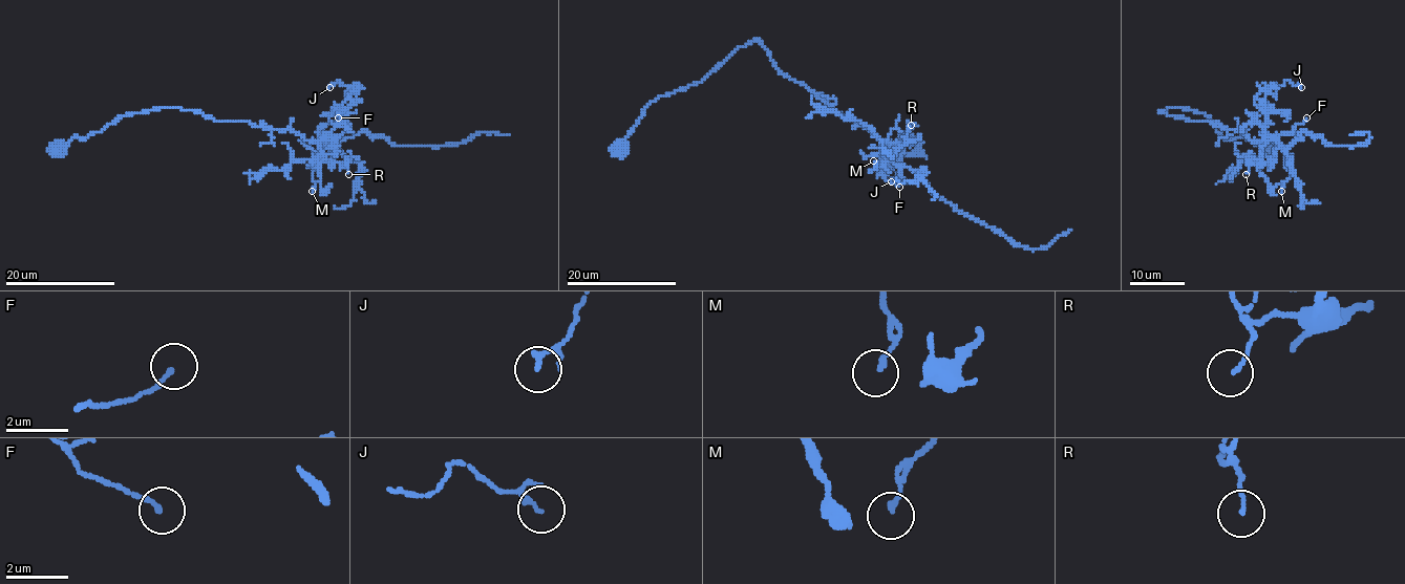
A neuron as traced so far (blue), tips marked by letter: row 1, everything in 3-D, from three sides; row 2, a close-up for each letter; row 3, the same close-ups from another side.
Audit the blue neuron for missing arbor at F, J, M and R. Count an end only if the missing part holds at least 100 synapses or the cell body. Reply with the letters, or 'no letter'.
no letter

